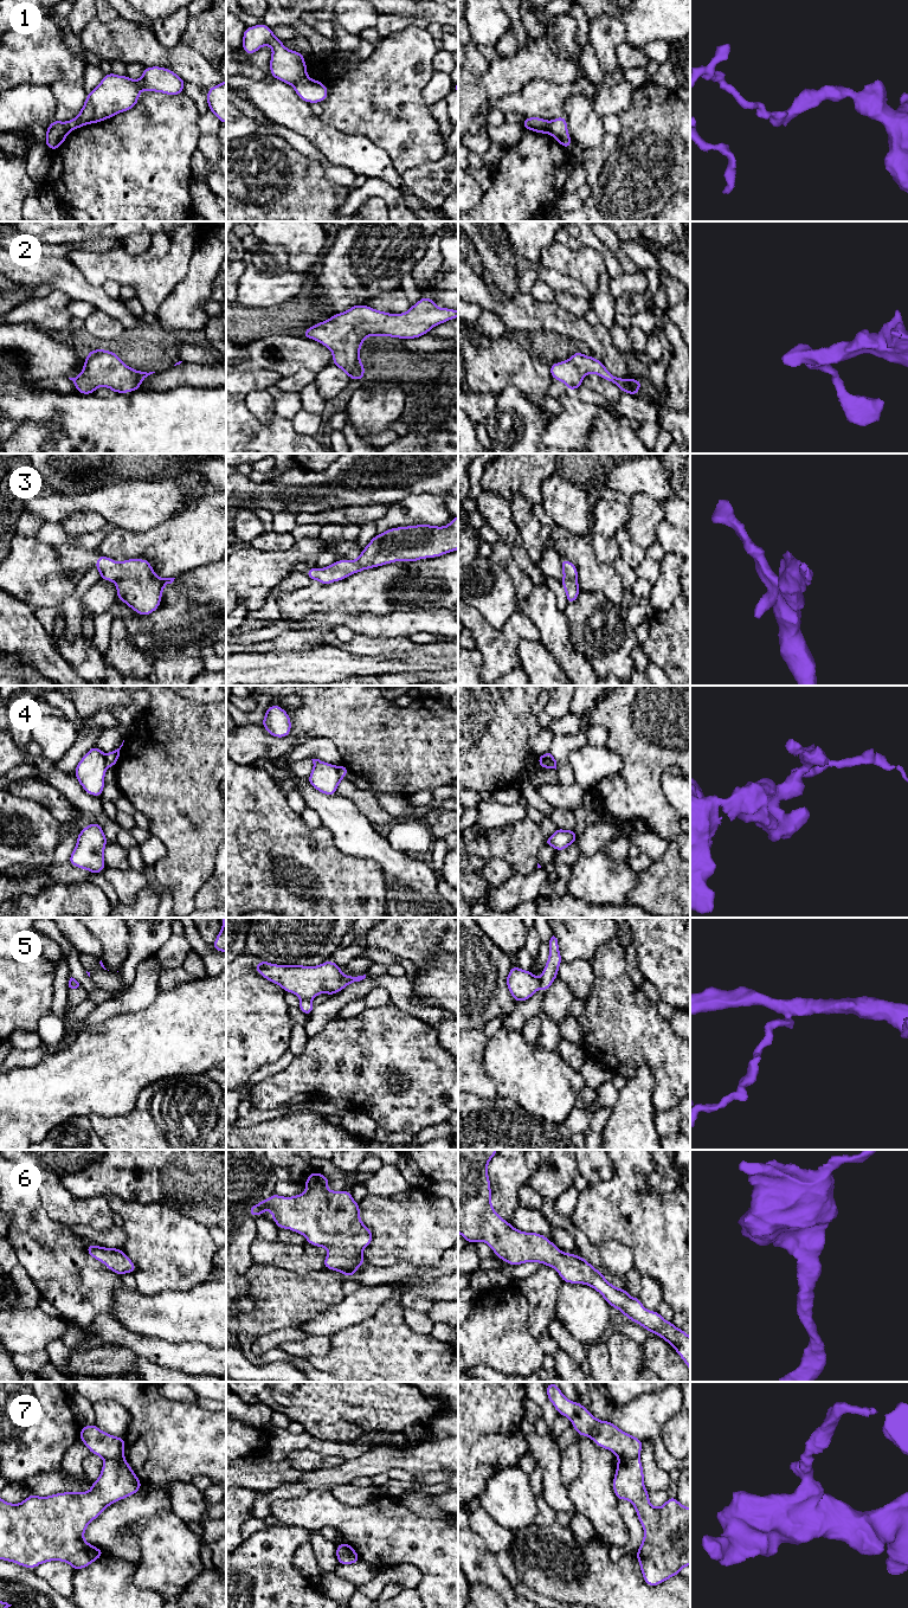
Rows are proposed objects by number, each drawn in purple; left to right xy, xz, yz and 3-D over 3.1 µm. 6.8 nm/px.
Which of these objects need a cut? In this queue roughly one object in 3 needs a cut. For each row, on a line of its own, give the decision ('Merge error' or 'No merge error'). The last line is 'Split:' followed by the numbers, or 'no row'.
1: No merge error
2: No merge error
3: No merge error
4: Merge error
5: Merge error
6: No merge error
7: Merge error
Split: 4, 5, 7

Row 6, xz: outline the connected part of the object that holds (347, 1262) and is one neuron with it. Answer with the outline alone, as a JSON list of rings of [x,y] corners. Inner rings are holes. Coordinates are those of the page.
[[[313,1171],[303,1183],[307,1188],[303,1194],[284,1197],[275,1192],[269,1198],[250,1207],[249,1213],[256,1217],[270,1209],[273,1222],[279,1229],[290,1229],[302,1234],[309,1244],[327,1248],[329,1254],[323,1260],[323,1267],[341,1272],[349,1278],[366,1263],[362,1249],[372,1243],[372,1230],[362,1223],[360,1204],[353,1199],[352,1192],[328,1190],[329,1182],[330,1179],[324,1175]]]

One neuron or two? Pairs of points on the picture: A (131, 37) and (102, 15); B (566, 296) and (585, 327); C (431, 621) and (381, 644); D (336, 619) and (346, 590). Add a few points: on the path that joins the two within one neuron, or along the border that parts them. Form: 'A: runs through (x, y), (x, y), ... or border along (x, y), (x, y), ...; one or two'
A: border along (118, 15), (109, 21), (100, 21), (95, 17); two
B: border along (577, 315), (583, 317); two
C: border along (371, 636), (407, 637); two
D: border along (366, 612), (321, 611), (311, 615); two

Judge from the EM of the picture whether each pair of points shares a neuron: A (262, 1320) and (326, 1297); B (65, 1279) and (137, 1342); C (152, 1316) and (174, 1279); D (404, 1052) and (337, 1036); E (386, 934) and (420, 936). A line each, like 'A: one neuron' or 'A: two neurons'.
A: one neuron
B: two neurons
C: two neurons
D: one neuron
E: one neuron

